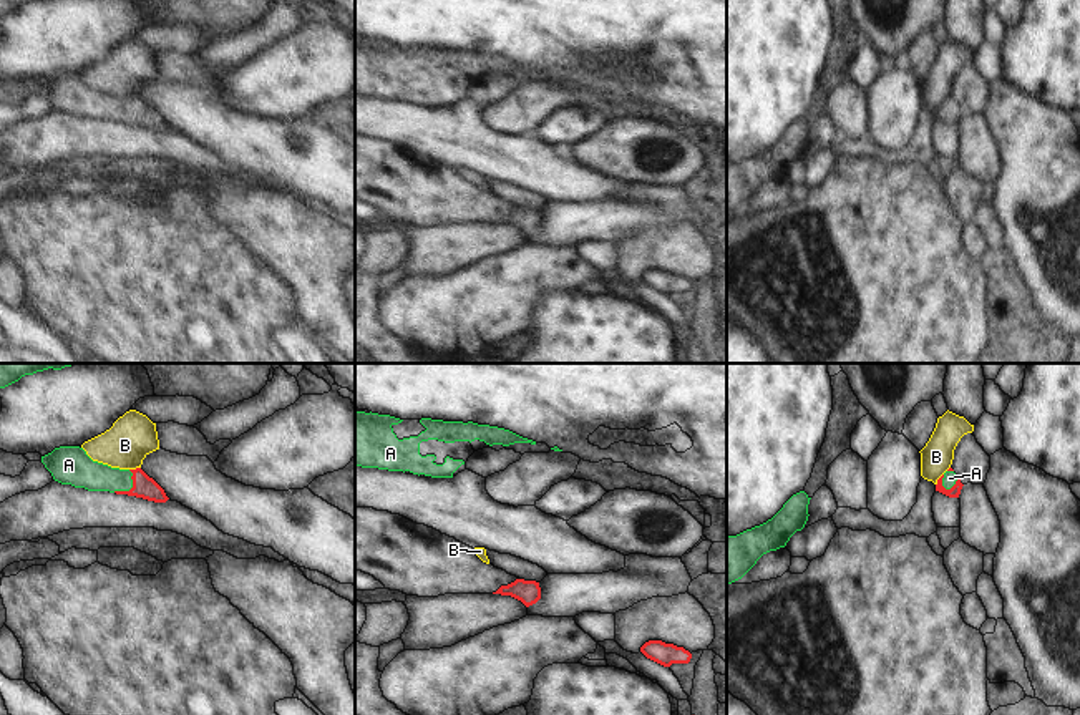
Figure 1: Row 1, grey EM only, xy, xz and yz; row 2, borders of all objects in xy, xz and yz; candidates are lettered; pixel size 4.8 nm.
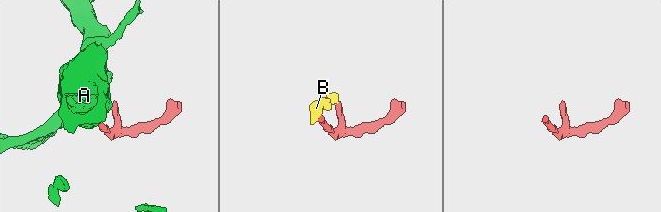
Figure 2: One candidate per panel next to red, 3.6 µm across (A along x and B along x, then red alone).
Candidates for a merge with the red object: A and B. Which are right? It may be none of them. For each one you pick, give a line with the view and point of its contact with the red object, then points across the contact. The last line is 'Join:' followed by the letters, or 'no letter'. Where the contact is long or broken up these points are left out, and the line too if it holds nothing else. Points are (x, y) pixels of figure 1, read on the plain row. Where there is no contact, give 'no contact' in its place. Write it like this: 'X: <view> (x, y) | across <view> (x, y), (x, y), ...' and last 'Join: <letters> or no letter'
A: xy (131, 116) | across xy (143, 115), (131, 116), (125, 110), (83, 100)
Join: A

